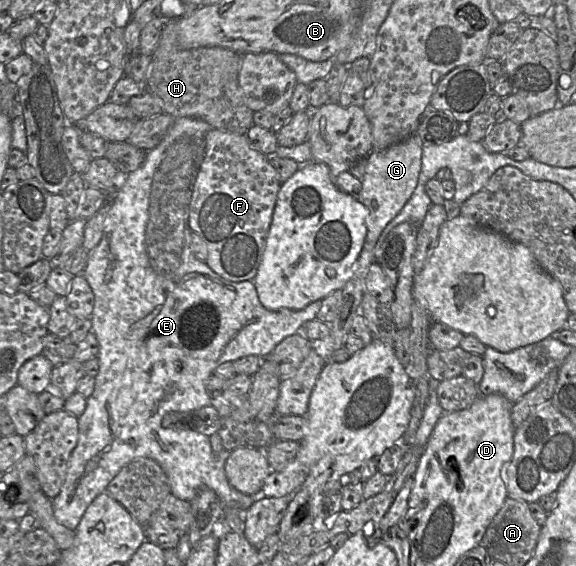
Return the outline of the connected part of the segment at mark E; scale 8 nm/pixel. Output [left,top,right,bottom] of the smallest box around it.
[52,117,321,531]

